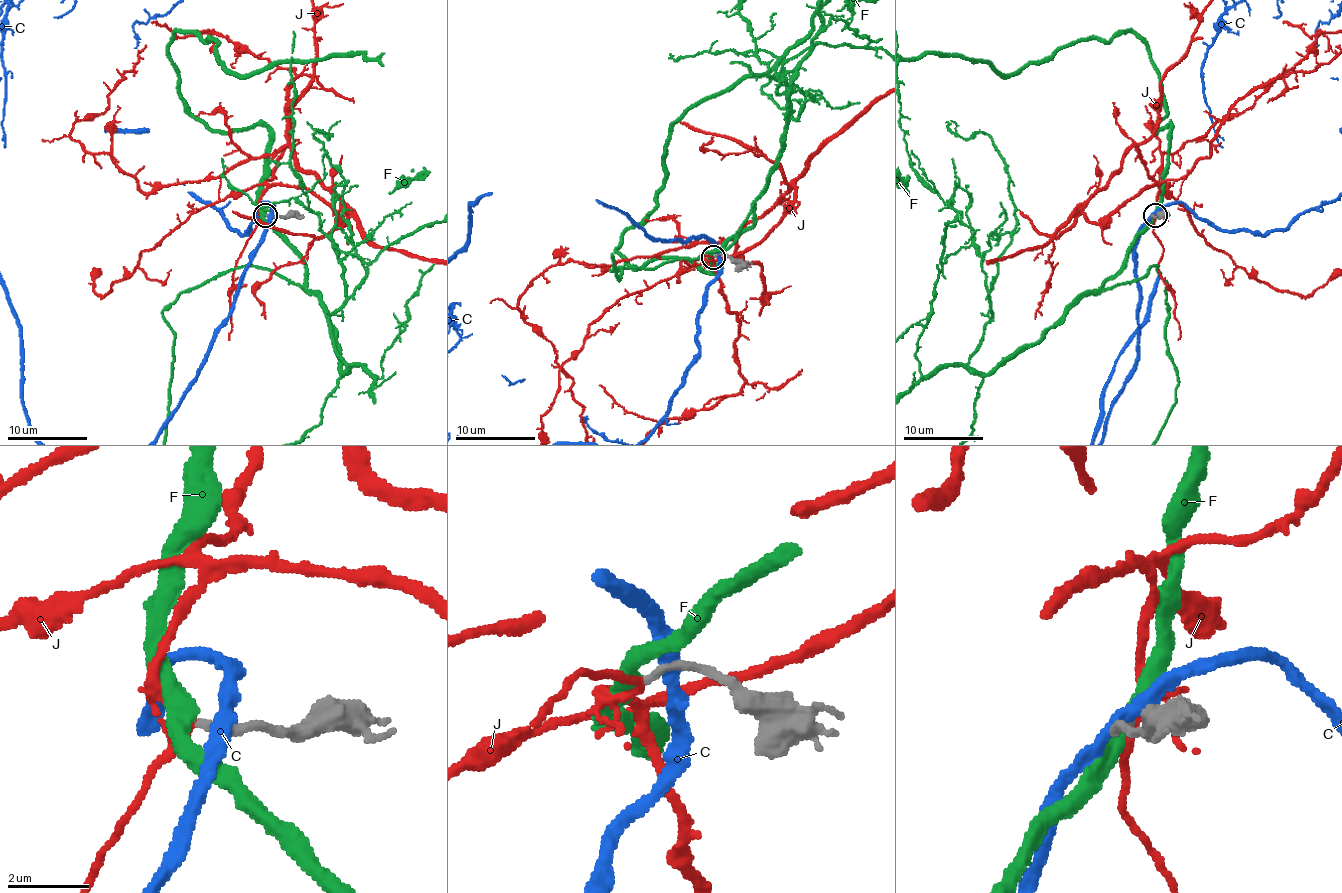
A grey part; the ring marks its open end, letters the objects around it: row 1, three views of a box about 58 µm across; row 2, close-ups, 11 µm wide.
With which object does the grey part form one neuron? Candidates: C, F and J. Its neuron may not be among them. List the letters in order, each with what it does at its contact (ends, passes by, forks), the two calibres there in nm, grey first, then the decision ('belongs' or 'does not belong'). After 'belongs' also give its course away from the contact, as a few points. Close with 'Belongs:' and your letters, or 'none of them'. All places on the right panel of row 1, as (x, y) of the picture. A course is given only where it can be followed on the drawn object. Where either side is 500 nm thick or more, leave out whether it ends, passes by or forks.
C: it forks there; 280 nm thick on the grey side, 260 nm on the other; does not belong
F: it passes by; 200 nm thick on the grey side, 400 nm on the other; does not belong
J: it forks there; 200 nm thick on the grey side, 160 nm on the other; belongs
Belongs: J

